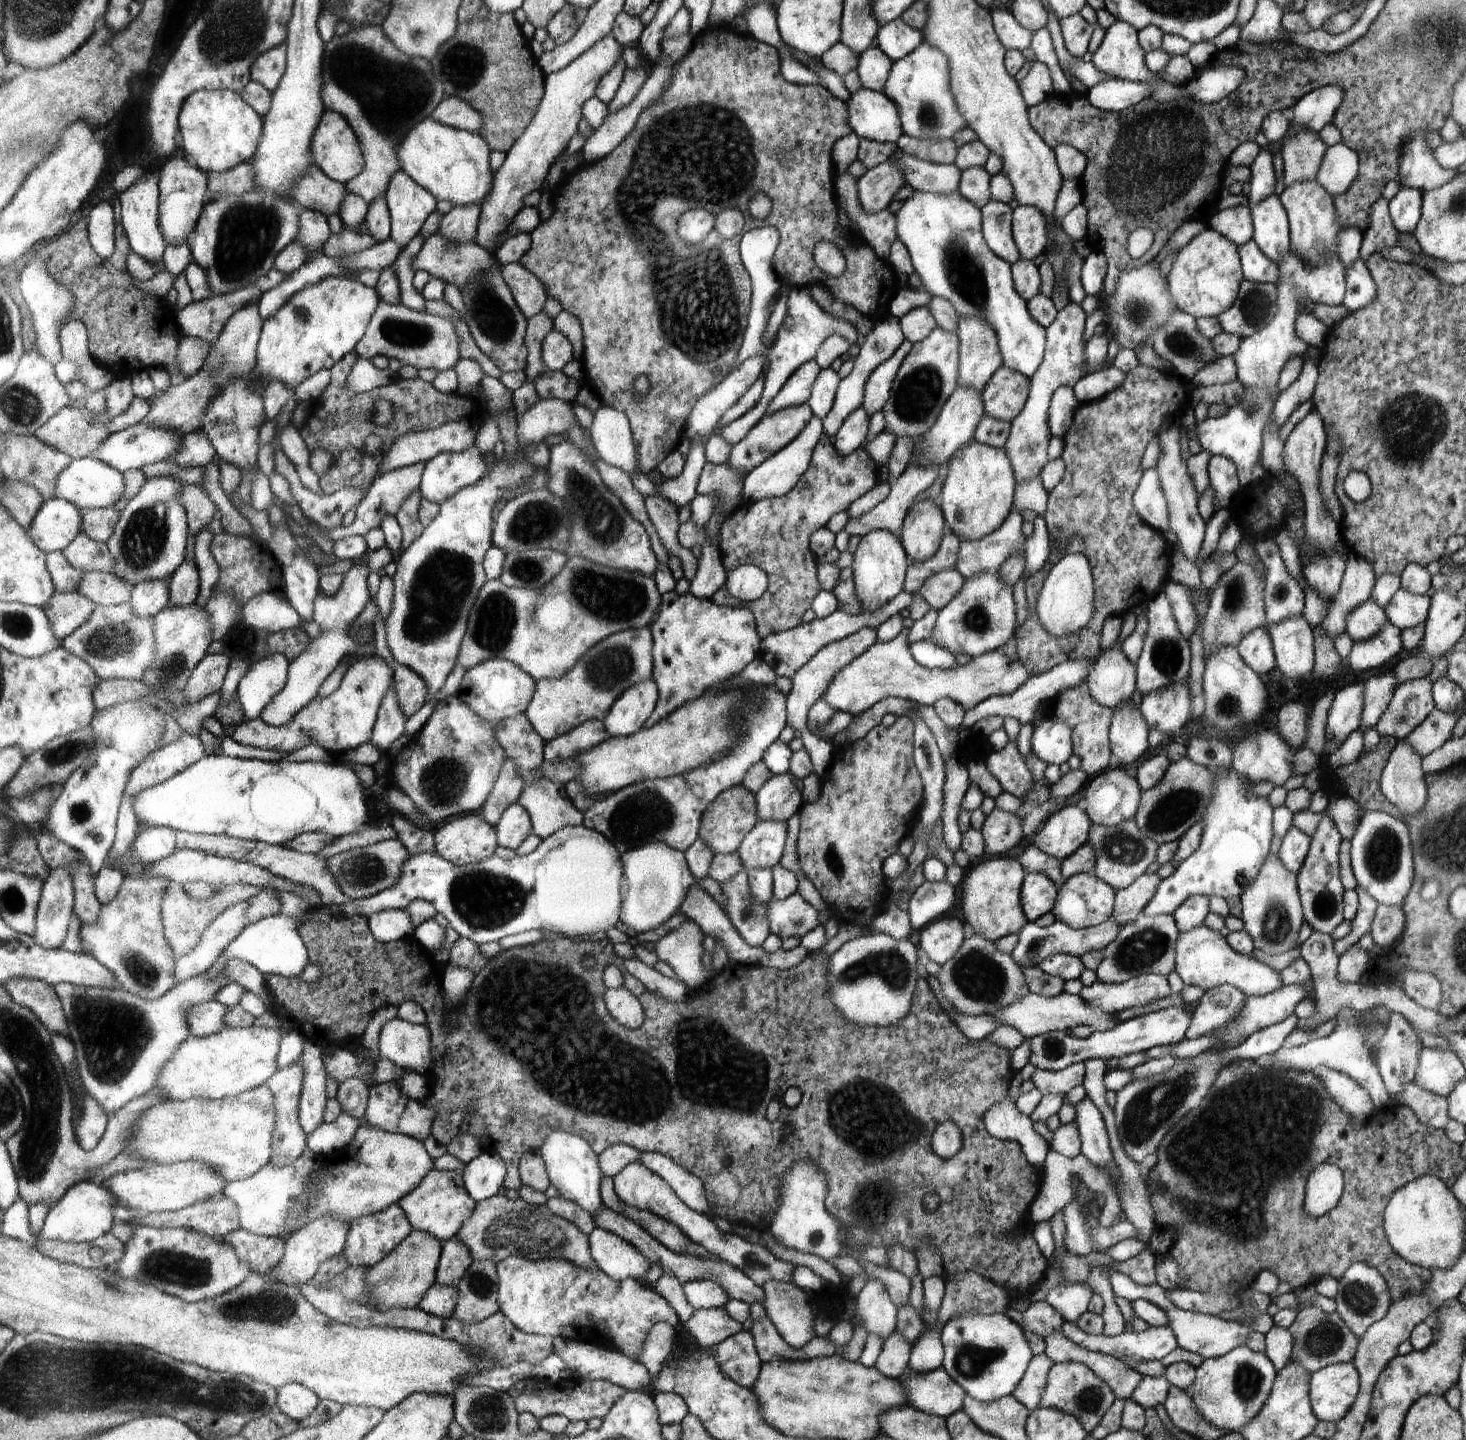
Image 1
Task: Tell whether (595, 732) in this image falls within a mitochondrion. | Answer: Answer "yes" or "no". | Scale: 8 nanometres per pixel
no

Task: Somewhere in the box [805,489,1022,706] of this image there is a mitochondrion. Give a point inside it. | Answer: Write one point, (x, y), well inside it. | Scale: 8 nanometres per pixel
(976, 619)

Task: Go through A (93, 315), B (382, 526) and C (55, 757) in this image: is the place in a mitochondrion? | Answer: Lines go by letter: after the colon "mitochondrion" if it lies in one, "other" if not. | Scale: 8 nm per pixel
A: other
B: other
C: mitochondrion

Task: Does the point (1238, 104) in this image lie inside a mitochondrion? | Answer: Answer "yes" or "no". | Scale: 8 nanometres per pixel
no

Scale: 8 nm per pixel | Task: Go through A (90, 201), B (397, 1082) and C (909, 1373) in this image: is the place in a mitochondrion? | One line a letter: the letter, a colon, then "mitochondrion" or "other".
A: other
B: other
C: other

